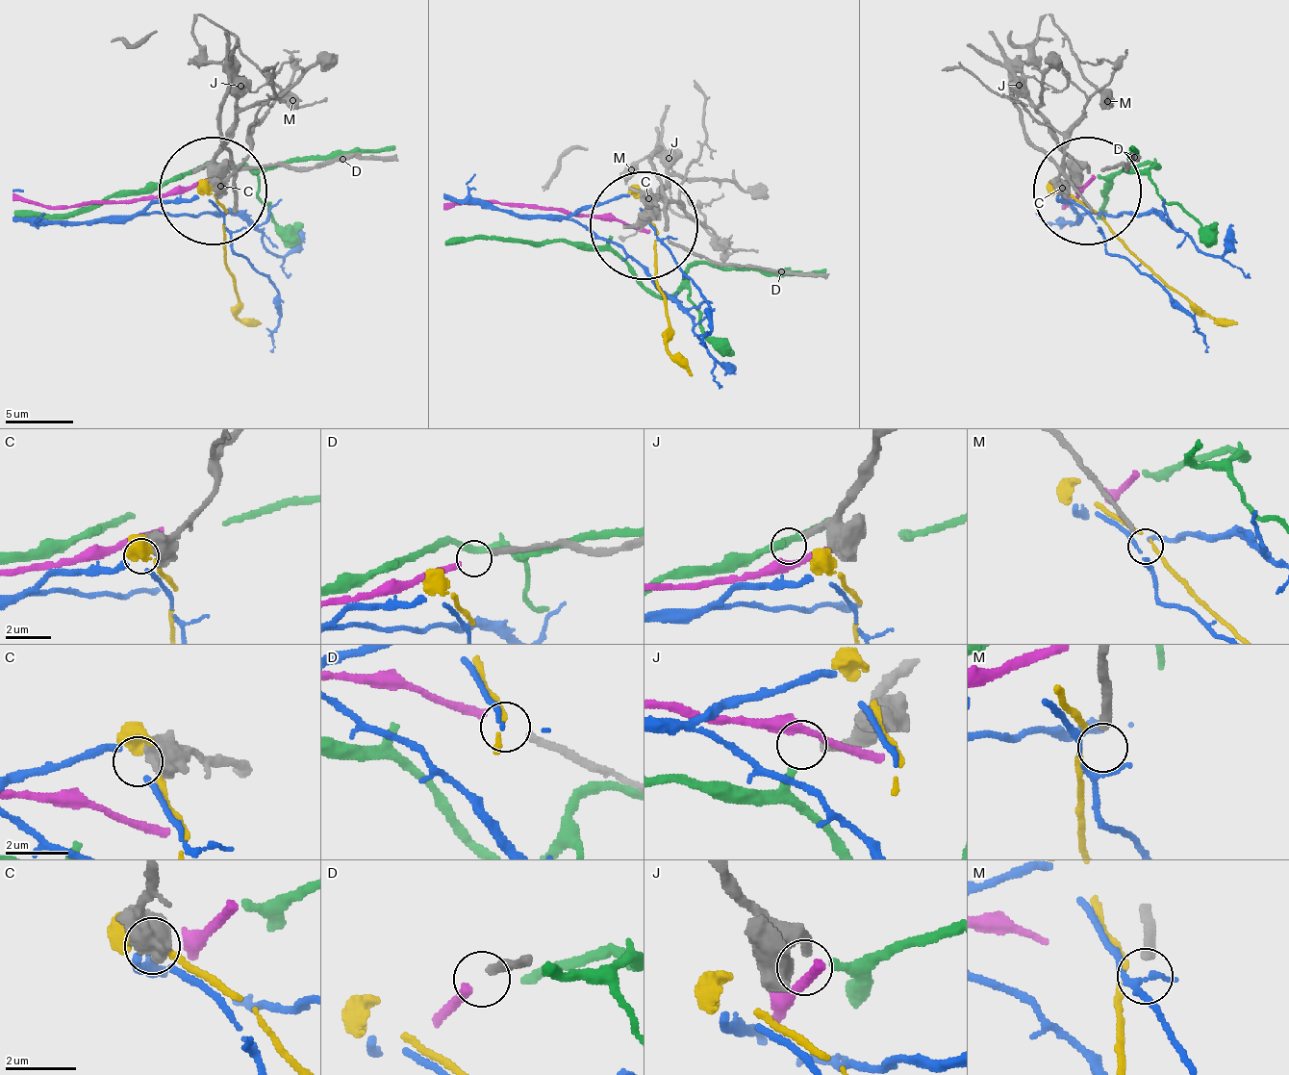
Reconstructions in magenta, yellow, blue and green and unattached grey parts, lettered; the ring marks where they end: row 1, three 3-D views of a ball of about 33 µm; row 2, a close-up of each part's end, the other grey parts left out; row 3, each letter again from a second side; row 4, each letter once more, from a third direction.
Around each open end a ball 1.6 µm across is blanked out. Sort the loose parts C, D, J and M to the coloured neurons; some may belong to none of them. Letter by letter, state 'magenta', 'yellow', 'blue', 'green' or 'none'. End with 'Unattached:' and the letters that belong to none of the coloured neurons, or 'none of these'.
C: blue
D: magenta
J: green
M: none
Unattached: M

